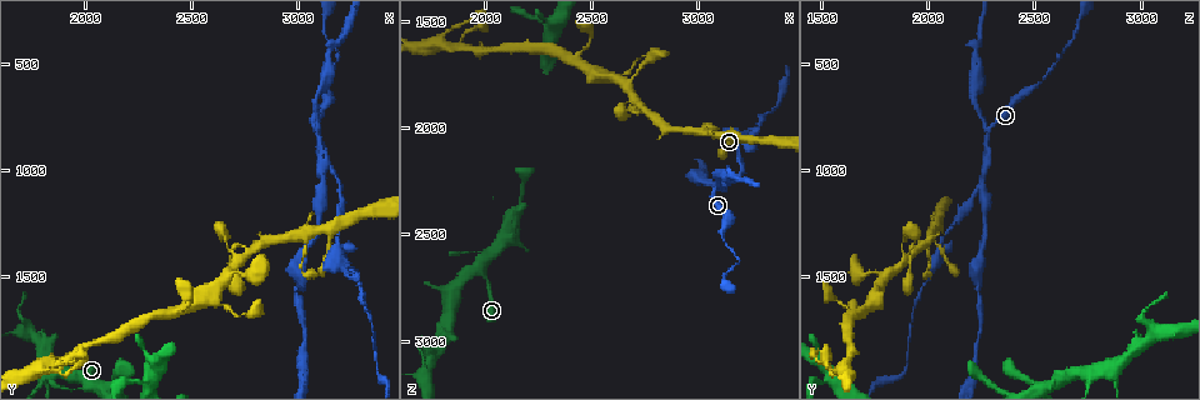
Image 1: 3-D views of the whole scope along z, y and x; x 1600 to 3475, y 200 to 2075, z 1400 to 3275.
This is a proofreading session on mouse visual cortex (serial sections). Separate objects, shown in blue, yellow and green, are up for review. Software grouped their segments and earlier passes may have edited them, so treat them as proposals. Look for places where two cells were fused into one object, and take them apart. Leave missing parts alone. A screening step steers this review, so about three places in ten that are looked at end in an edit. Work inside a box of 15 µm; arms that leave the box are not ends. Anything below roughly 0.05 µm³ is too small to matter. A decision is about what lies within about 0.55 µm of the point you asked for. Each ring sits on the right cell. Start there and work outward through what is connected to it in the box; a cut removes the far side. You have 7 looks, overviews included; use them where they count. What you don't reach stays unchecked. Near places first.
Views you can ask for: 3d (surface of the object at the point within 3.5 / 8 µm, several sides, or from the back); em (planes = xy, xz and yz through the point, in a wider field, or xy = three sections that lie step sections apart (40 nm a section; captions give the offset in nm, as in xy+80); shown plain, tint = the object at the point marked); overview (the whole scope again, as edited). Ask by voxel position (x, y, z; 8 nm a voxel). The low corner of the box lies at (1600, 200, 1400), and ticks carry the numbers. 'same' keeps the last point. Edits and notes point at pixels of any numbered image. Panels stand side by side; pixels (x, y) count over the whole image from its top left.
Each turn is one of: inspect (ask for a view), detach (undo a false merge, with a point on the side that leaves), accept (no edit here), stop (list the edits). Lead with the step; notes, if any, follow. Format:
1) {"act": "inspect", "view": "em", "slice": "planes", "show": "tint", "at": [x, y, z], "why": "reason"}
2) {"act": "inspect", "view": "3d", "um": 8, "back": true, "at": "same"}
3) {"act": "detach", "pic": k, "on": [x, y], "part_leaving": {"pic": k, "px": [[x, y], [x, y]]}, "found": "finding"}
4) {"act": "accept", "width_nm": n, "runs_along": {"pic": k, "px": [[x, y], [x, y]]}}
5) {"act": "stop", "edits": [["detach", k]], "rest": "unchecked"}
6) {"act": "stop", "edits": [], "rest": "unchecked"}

{"act": "inspect", "view": "3d", "um": 3.5, "at": [2130, 1990, 2490], "why": "calibre changes"}

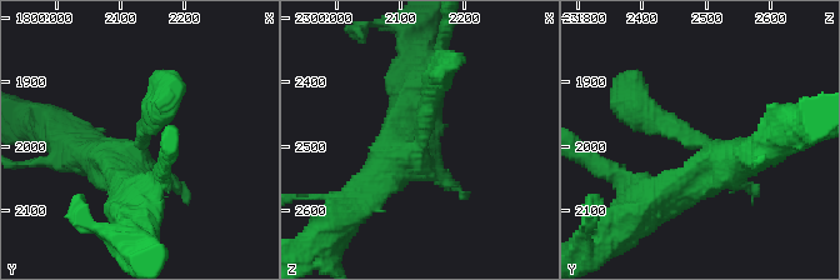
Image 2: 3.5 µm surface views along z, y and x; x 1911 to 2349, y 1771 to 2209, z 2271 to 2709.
{"act": "inspect", "view": "em", "slice": "xy", "step": 3, "show": "tint", "at": [2130, 1990, 2485], "arms": 4, "arm_widths_nm": [200, 300, 500, 500], "why": "now the EM"}

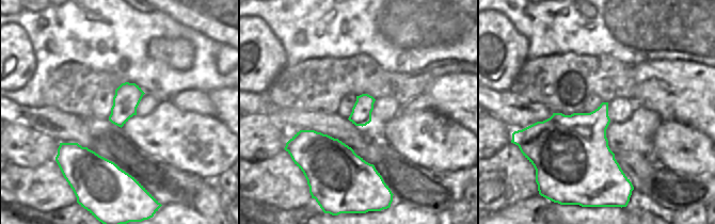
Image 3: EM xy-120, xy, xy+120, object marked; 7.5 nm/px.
{"act": "accept", "runs_along": {"pic": 2, "px": [[366, 186], [420, 144], [439, 70]]}, "found": "one cell here"}

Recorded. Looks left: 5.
{"act": "inspect", "view": "3d", "um": 8, "at": [3110, 620, 2510], "why": "calibre changes"}

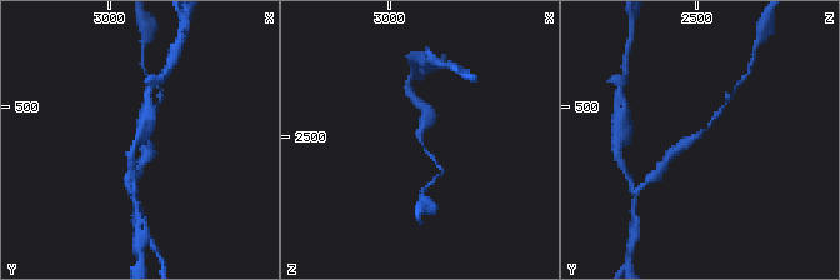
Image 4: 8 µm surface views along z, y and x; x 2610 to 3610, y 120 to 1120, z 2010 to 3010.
{"act": "inspect", "view": "3d", "um": 3.5, "at": [3110, 610, 2500]}

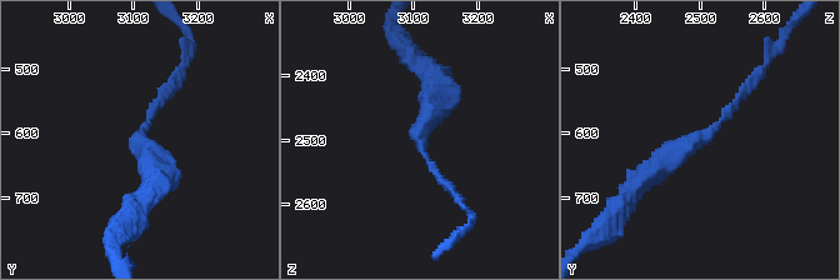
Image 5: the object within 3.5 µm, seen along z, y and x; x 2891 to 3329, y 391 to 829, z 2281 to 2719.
{"act": "inspect", "view": "em", "slice": "xy", "step": 5, "show": "tint", "at": [3115, 610, 2500], "arm_widths_nm": [100, 300]}

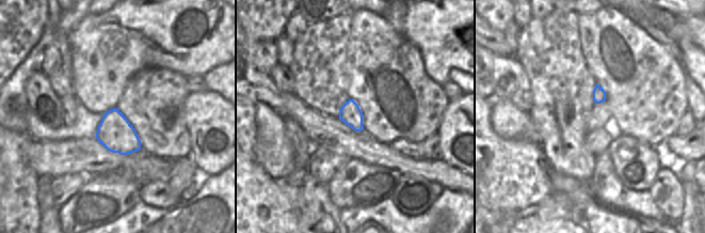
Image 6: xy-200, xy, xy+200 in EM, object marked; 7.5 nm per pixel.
{"act": "accept", "runs_along": {"pic": 5, "px": [[638, 183], [704, 140], [753, 83]]}, "found": "continuous, no second cell"}

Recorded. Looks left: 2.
{"act": "inspect", "view": "3d", "um": 3.5, "at": [3050, 1300, 2010], "why": "abrupt turn"}

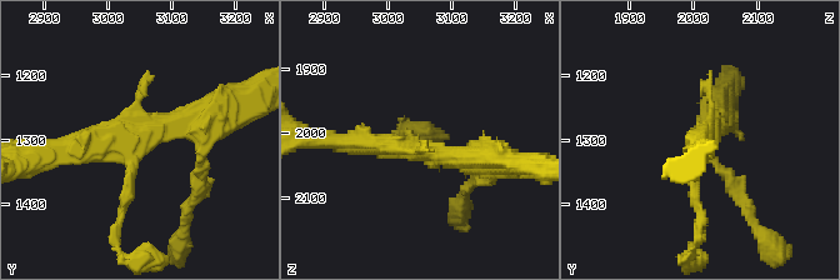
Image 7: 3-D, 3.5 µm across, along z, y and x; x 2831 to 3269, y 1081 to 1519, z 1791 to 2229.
{"act": "inspect", "view": "em", "slice": "planes", "show": "tint", "at": [3045, 1300, 2020], "why": "need the tissue"}

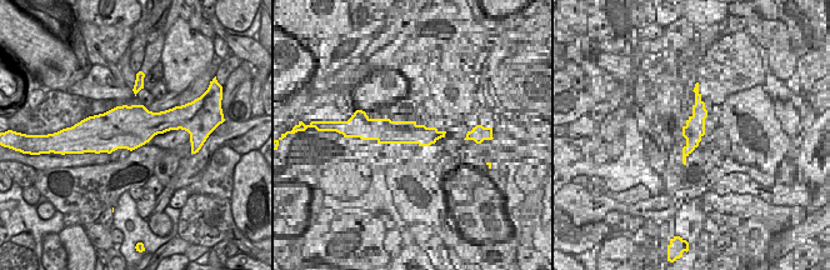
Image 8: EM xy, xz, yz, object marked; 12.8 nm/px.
{"act": "accept", "found": "continuous, no second cell"}

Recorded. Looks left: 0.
{"act": "stop", "edits": [], "rest": "unchecked"}

